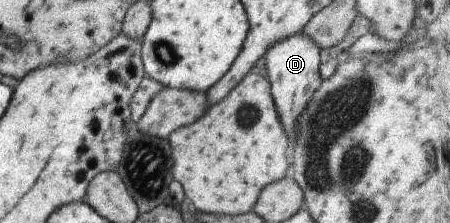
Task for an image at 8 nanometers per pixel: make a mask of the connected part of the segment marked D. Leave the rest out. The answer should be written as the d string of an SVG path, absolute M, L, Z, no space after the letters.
M298 31L296 35L286 37L280 43L274 43L262 57L265 59L266 79L271 88L276 113L278 113L278 119L284 127L284 133L290 144L294 135L297 135L296 123L299 121L296 119L300 117L306 103L310 102L312 93L322 82L318 71L319 48L318 45L314 45L314 41L310 37L304 35L304 31Z

